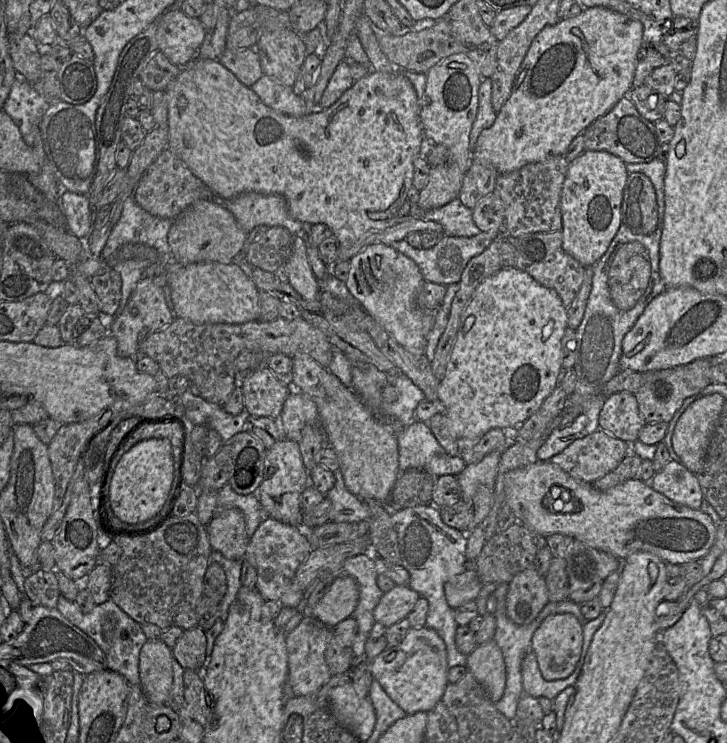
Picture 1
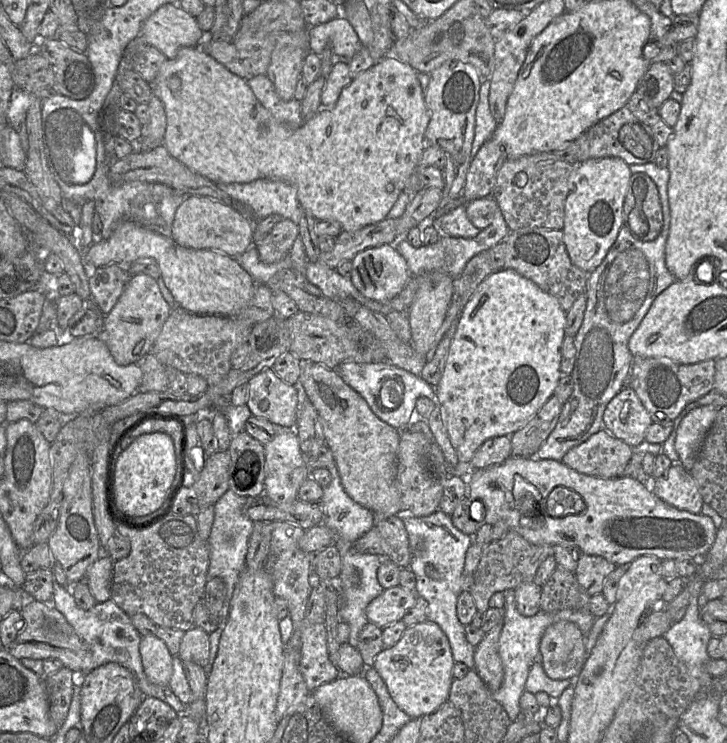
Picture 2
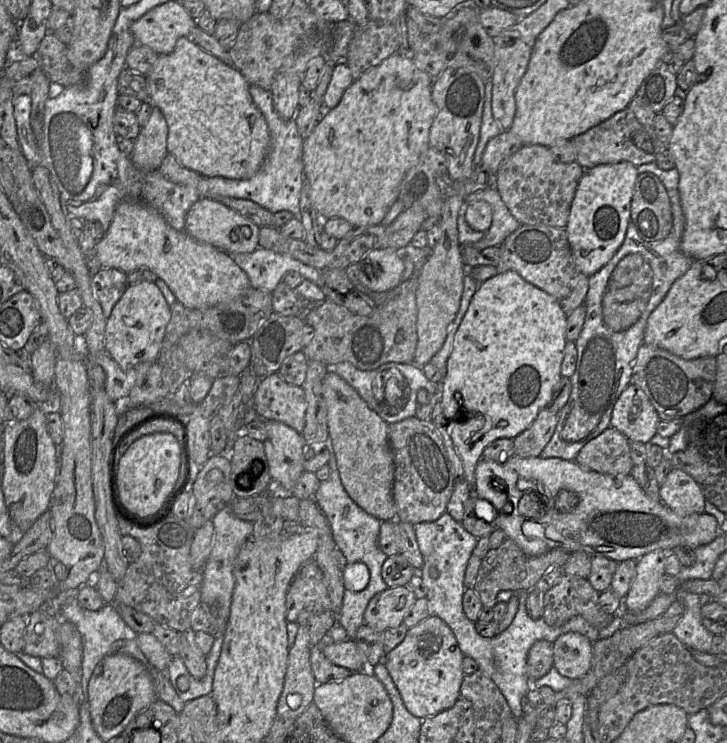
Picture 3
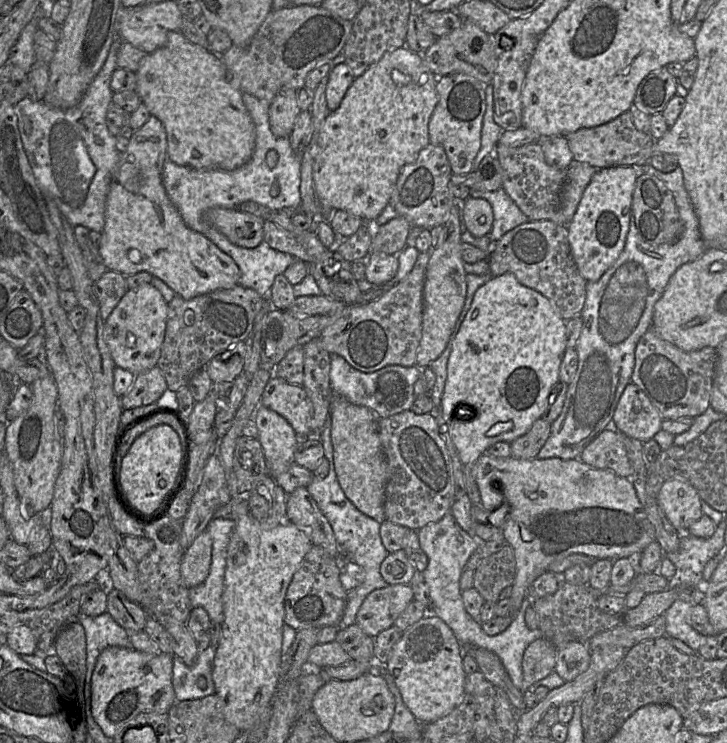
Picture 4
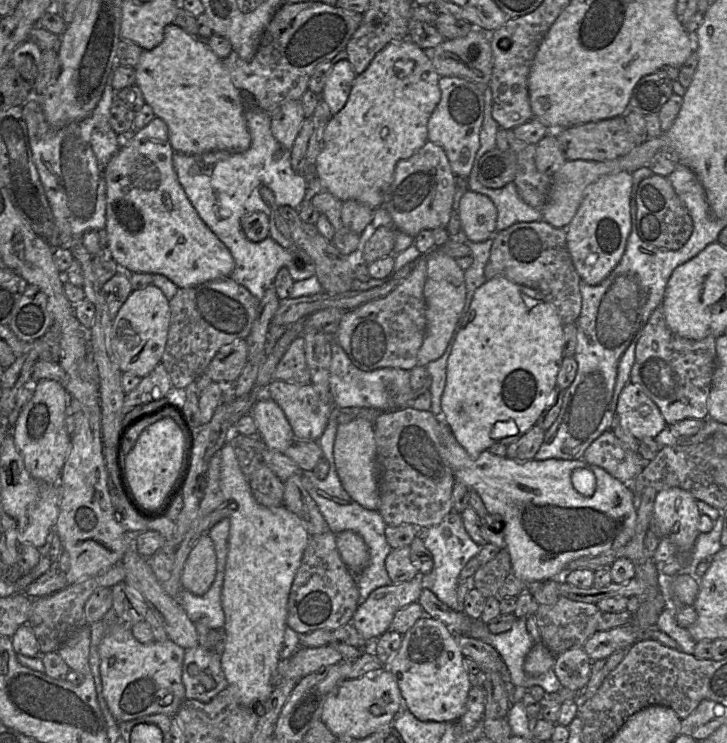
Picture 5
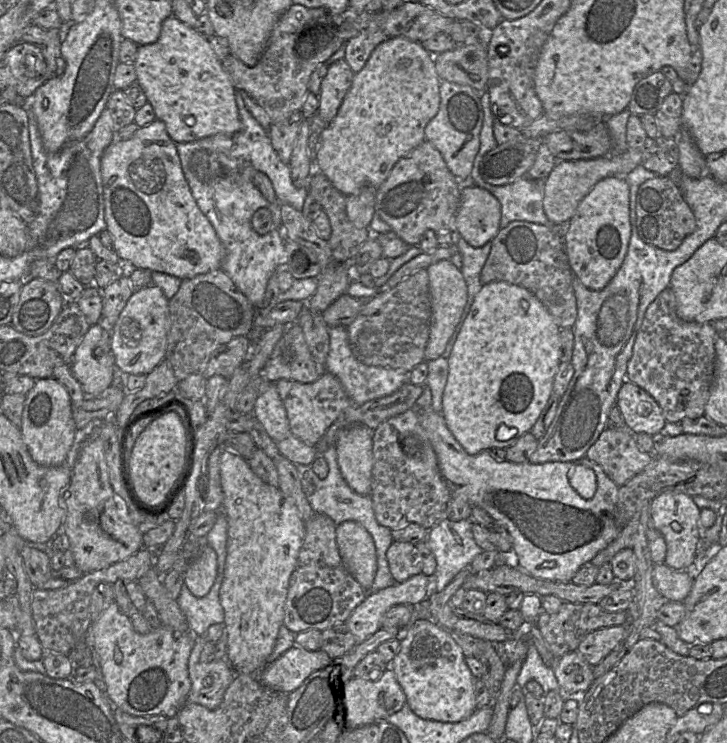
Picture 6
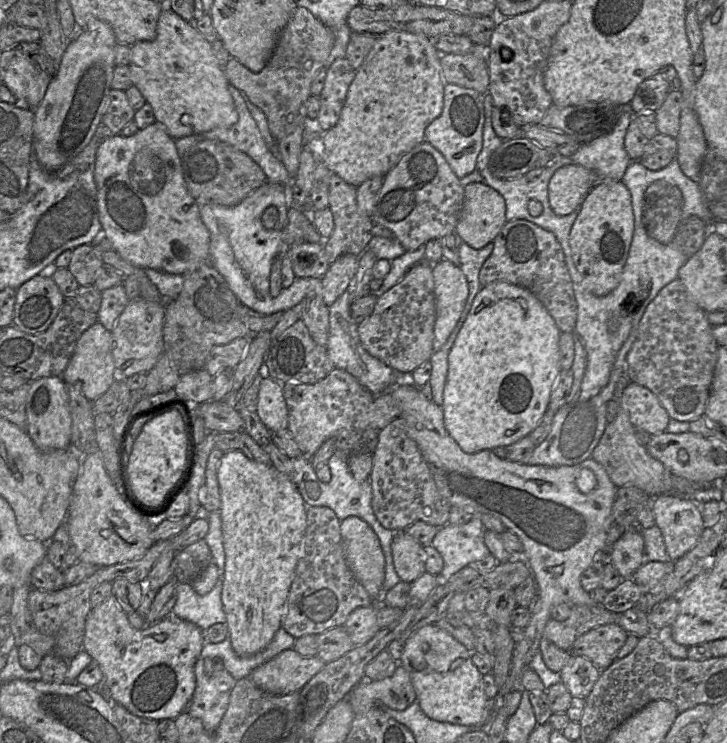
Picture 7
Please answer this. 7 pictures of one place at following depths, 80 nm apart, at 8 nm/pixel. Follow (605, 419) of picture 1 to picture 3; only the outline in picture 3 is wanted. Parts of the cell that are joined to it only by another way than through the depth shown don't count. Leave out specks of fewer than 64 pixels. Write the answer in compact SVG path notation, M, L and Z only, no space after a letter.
M630 383L614 404L610 426L622 433L628 441L647 443L657 434L659 422L657 411L644 391L637 385Z

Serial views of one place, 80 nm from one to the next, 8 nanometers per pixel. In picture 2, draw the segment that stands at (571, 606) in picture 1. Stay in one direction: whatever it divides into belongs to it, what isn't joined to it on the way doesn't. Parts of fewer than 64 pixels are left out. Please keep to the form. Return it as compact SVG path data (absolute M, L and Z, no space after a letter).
M508 589L502 592L505 597L503 626L499 638L499 655L504 668L504 679L500 688L492 693L494 700L499 702L506 710L511 722L516 721L520 708L519 700L526 691L525 684L532 664L540 662L540 641L545 630L559 621L570 621L575 623L586 636L591 630L595 617L588 610L564 609L555 613L543 610L531 617L522 616L516 608L514 590Z

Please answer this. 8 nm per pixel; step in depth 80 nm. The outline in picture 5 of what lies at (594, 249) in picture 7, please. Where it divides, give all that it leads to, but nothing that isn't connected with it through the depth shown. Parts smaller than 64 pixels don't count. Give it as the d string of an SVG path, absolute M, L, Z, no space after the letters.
M627 171L601 176L587 186L582 202L566 228L567 250L580 278L598 285L620 262L631 231L632 175Z

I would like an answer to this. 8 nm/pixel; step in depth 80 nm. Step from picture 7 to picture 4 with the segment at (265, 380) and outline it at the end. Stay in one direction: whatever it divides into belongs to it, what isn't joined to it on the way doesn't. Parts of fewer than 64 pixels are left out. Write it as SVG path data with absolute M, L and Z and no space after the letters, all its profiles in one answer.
M259 405L256 411L255 422L258 429L257 439L264 451L269 475L278 476L295 463L294 453L300 438L285 418L263 405Z

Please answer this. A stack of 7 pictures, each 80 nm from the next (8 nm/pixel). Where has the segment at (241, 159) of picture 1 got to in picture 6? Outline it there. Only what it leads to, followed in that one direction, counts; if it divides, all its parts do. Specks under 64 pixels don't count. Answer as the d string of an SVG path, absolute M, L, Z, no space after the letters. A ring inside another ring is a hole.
M171 15L162 23L158 40L138 46L134 61L136 84L143 90L147 102L154 109L156 119L164 122L166 131L175 143L193 142L218 133L232 134L241 129L236 103L236 88L222 66L209 39ZM396 36L380 43L364 68L354 75L337 115L325 126L321 144L314 154L315 169L346 196L358 193L364 186L377 189L387 179L396 162L425 141L425 127L439 110L440 83L434 55L420 42Z

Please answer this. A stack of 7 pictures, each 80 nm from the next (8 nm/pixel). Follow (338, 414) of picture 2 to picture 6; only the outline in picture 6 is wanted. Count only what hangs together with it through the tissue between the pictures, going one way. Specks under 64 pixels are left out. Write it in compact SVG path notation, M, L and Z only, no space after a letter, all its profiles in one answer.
M357 424L338 433L335 443L342 477L360 495L371 495L373 468L373 430Z

